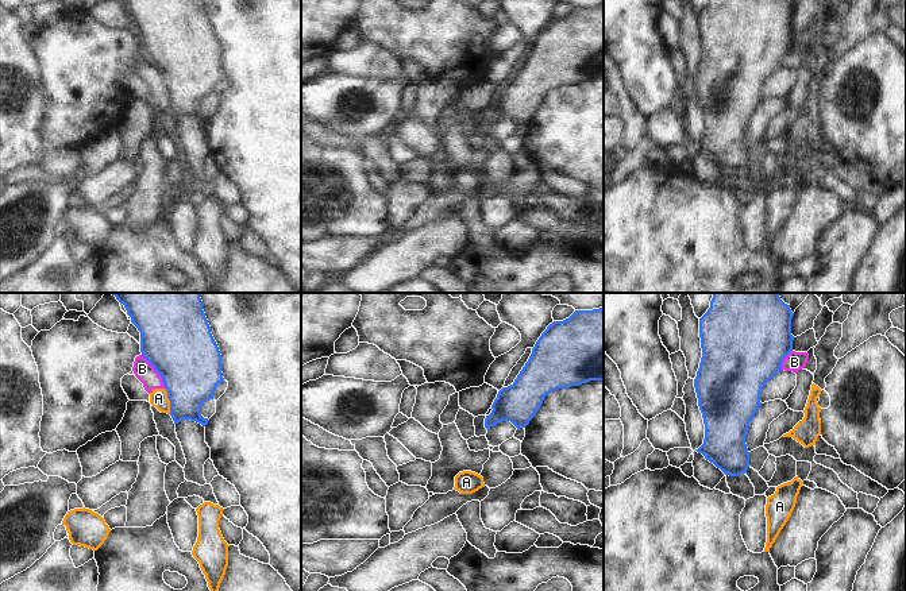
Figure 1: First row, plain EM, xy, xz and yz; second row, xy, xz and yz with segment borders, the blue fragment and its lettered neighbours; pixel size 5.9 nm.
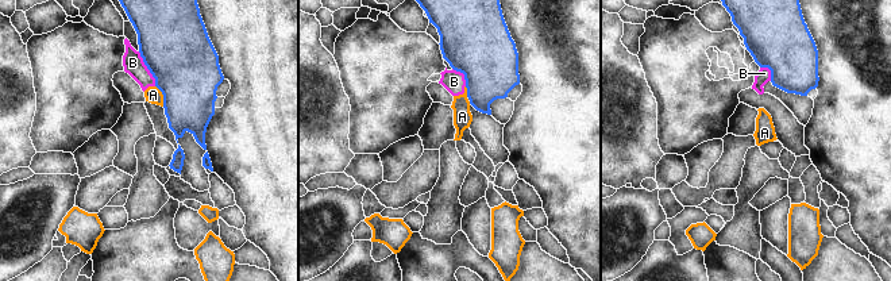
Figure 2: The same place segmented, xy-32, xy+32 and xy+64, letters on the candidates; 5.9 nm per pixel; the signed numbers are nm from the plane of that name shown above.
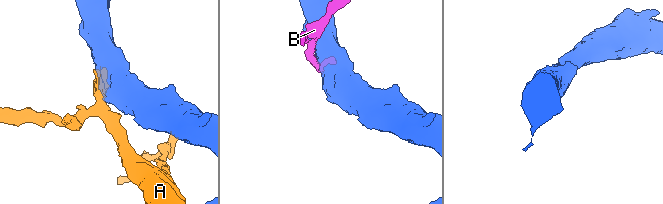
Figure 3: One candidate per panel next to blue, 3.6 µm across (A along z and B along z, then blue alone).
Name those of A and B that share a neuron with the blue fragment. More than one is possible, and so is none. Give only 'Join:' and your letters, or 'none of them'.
Join: none of them

